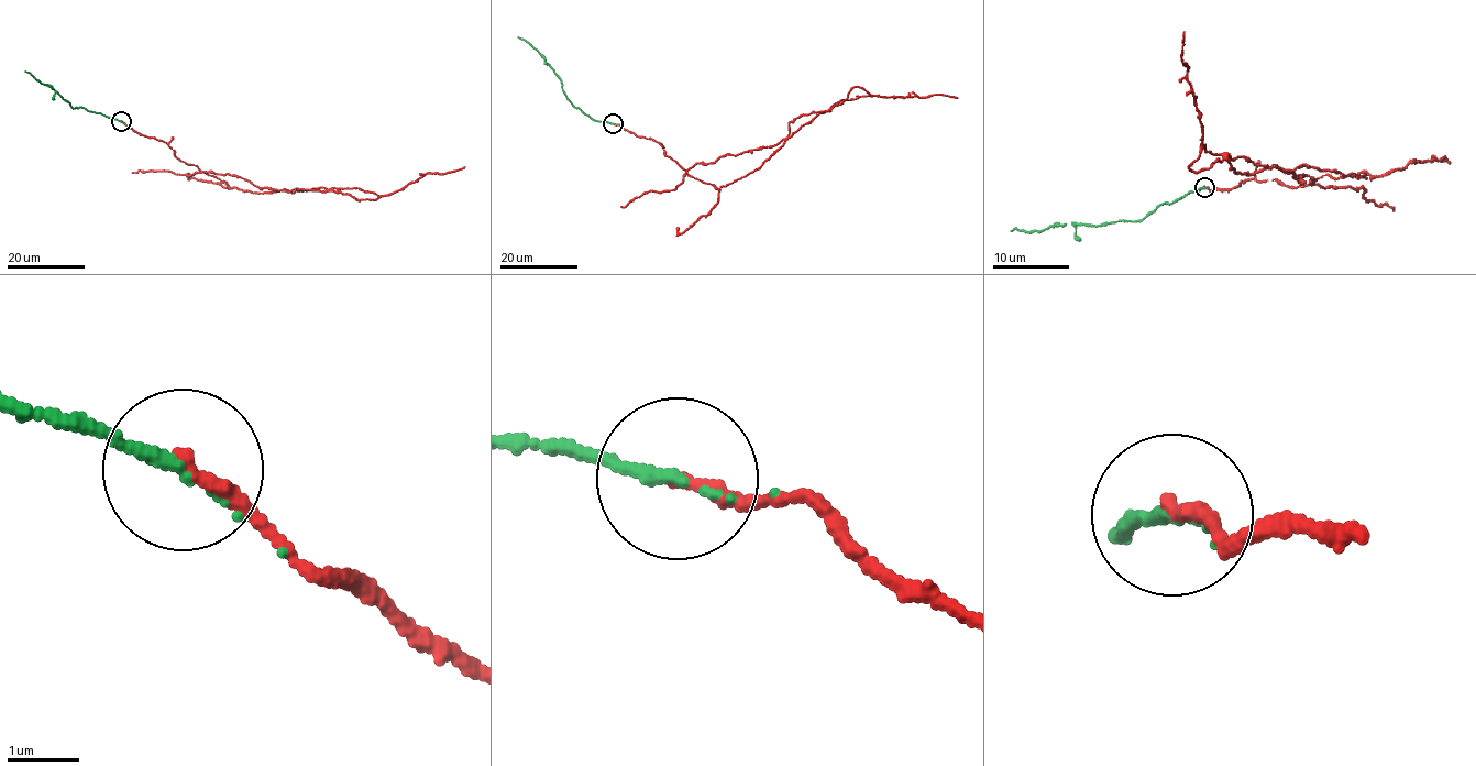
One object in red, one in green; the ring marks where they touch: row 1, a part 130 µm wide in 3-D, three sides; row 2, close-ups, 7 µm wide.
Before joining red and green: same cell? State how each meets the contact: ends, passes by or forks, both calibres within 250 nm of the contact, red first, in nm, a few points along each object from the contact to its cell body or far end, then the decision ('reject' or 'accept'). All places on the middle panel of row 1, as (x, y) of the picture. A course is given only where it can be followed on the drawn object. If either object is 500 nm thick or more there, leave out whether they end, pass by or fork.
red ends | green ends | 220/180 nm | red via (612, 123), (653, 139), (686, 174), (720, 188), (753, 172), (802, 126), (840, 100), (870, 95), (957, 98) | green via (612, 123), (592, 119), (572, 105), (564, 94), (561, 78), (544, 57), (518, 36) | accept

